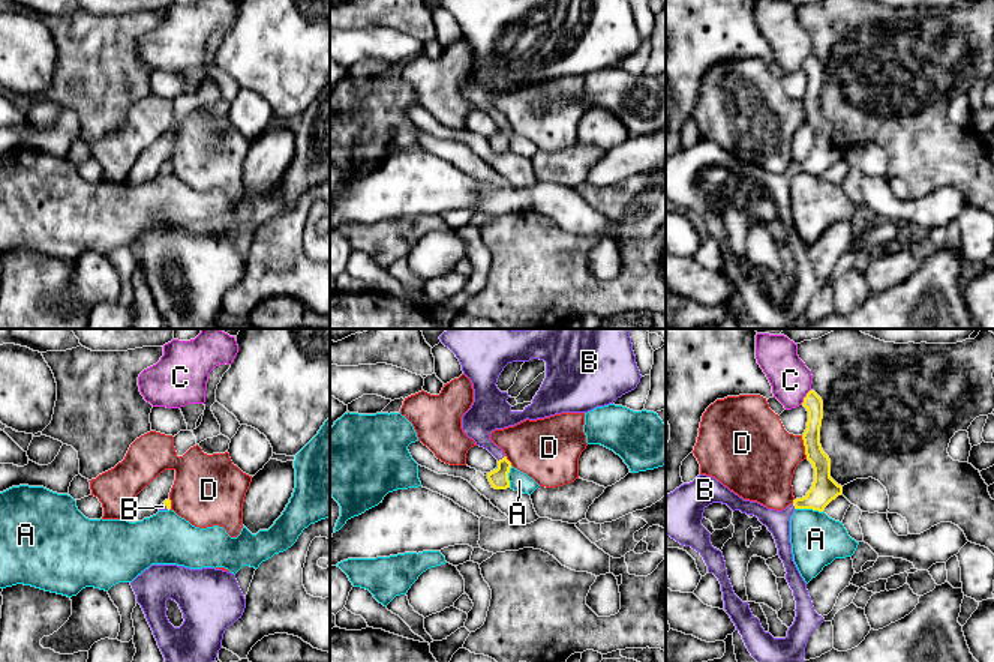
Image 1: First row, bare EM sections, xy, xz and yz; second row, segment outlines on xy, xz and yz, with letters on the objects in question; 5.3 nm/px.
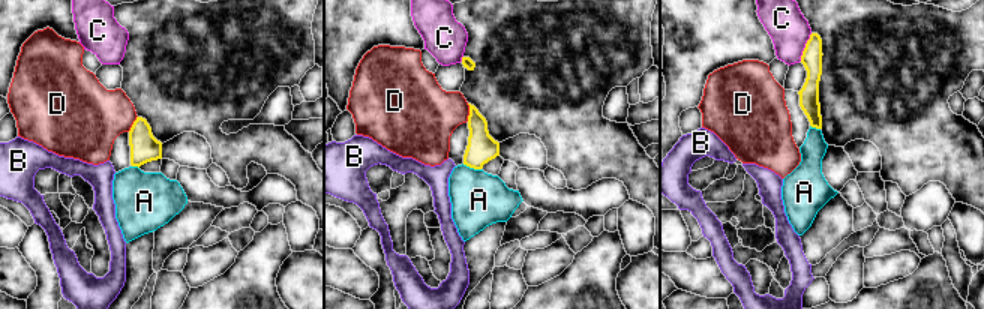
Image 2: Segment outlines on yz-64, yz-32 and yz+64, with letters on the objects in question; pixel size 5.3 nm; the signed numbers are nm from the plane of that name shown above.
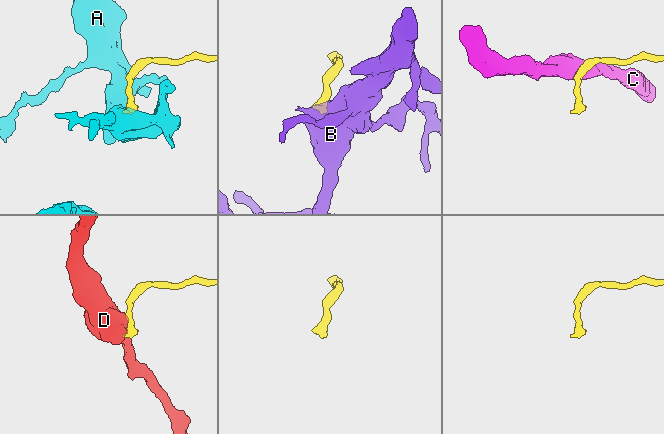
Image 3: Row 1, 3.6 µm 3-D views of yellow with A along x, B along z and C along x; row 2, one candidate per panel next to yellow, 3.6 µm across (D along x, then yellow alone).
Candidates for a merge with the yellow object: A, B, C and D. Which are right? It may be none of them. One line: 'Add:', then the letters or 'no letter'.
Add: B

